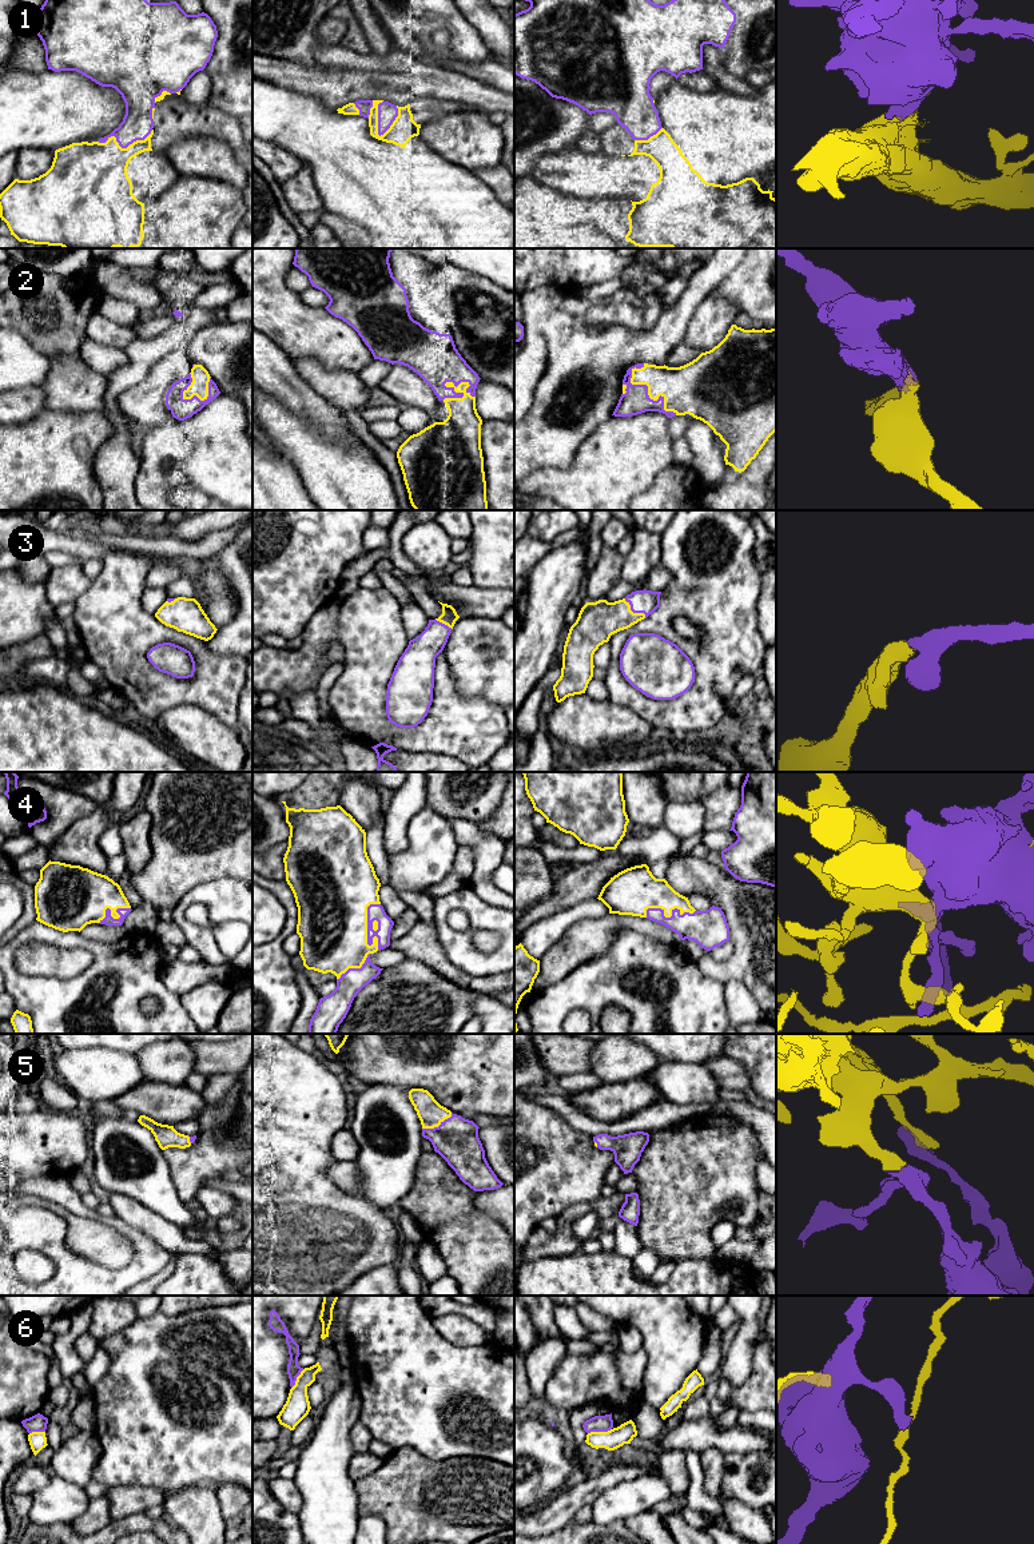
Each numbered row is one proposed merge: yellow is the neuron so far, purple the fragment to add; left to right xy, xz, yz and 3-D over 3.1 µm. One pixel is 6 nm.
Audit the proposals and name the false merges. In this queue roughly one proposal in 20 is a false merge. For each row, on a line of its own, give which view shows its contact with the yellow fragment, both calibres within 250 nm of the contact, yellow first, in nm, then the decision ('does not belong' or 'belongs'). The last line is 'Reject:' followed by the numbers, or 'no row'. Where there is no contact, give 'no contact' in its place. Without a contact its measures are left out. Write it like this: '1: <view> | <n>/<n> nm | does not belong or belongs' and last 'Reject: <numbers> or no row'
1: xz | 150/120 nm | belongs
2: yz | 300/160 nm | belongs
3: yz | 240/140 nm | belongs
4: xz | 420/100 nm | belongs
5: xz | 160/280 nm | belongs
6: yz | 120/100 nm | does not belong
Reject: 6

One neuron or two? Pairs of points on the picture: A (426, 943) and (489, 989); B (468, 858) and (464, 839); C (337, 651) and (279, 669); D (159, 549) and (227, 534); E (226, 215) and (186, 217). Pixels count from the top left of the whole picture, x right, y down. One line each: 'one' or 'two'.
A: one
B: two
C: two
D: one
E: one

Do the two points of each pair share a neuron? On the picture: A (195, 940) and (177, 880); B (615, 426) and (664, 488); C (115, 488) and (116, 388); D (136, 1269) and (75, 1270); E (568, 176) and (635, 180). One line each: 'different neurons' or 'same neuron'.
A: different neurons
B: different neurons
C: same neuron
D: same neuron
E: same neuron

